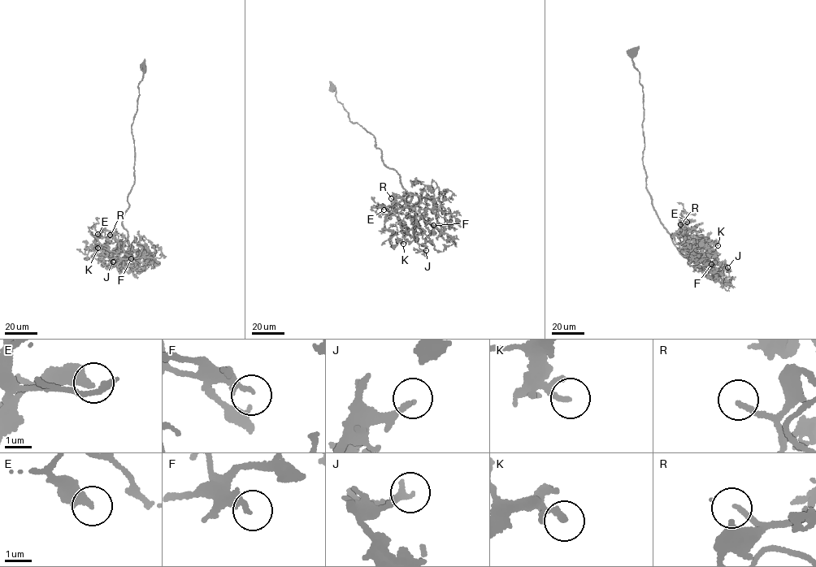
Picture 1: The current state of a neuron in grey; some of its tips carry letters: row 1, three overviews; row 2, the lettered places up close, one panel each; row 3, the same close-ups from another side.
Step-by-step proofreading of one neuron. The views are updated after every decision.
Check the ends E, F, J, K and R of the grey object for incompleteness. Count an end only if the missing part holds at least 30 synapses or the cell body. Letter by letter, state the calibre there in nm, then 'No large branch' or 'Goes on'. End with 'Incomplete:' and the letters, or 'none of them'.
E: Thickness 360 nm. Goes on
F: Thickness 240 nm. No large branch
J: Thickness 240 nm. No large branch
K: Thickness 200 nm. No large branch
R: Thickness 170 nm. Goes on
Incomplete: E, R

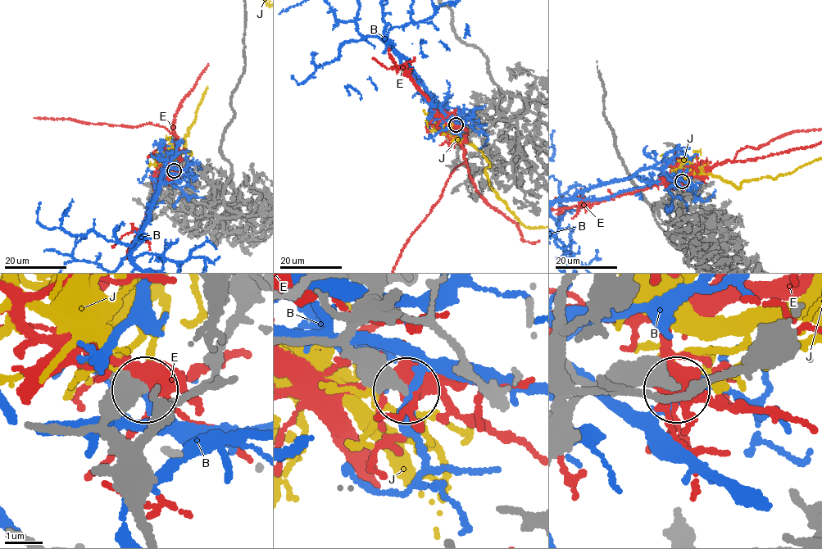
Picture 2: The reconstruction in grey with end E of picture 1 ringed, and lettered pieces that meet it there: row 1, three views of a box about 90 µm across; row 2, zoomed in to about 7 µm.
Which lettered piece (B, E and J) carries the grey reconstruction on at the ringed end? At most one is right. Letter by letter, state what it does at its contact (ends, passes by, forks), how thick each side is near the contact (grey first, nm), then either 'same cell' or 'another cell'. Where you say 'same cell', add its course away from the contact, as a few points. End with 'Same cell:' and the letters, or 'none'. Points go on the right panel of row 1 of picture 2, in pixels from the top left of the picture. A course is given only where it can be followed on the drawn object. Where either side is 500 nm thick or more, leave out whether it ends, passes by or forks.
B: it passes by; calibres 400 and 280 nm; another cell
E: calibres 600 and 360 nm; another cell
J: calibres 600 and 140 nm; another cell
Same cell: none

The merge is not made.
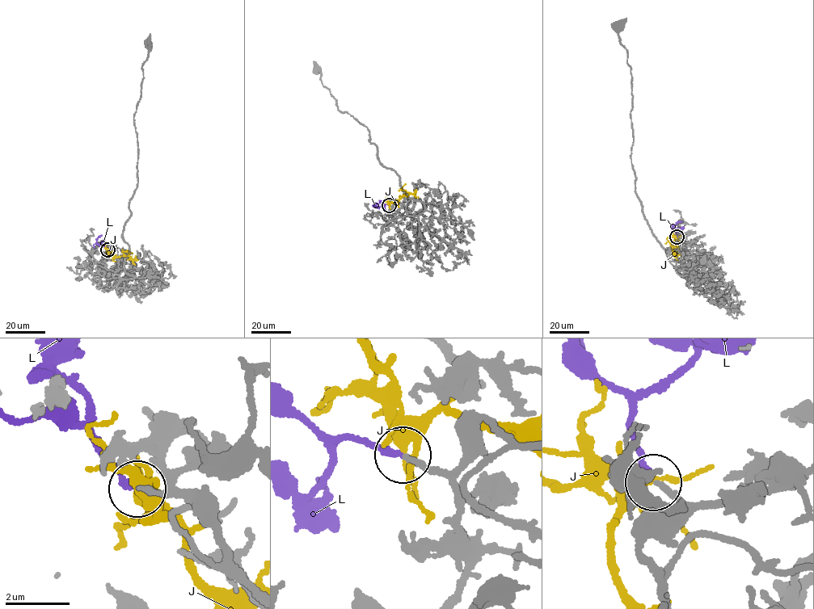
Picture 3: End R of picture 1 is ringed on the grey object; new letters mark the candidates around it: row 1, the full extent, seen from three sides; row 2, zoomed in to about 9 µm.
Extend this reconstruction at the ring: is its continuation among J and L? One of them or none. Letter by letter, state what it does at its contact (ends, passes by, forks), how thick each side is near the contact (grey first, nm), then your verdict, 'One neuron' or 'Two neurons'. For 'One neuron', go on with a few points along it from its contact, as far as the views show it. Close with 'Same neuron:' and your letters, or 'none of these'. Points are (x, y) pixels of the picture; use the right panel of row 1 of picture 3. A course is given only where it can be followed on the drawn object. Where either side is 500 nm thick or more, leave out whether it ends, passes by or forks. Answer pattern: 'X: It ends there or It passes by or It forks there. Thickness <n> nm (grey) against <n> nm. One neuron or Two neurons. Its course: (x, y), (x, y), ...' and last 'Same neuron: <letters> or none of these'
J: It forks there. Thickness 170 nm (grey) against 240 nm. Two neurons
L: It ends there. Thickness 170 nm (grey) against 200 nm. One neuron. Its course: (677, 237), (672, 229), (681, 221)
Same neuron: L

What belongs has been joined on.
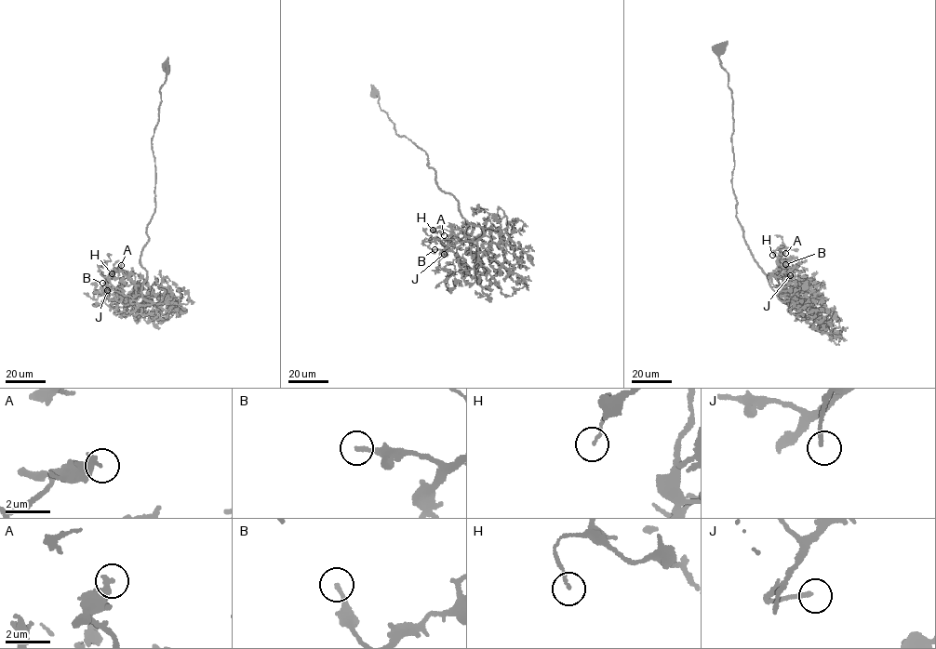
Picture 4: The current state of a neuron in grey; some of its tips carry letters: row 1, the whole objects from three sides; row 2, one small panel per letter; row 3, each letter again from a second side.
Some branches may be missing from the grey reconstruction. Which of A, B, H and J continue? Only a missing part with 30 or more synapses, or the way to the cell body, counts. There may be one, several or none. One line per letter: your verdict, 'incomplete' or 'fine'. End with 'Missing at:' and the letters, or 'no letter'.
A: fine
B: incomplete
H: fine
J: incomplete
Missing at: B, J

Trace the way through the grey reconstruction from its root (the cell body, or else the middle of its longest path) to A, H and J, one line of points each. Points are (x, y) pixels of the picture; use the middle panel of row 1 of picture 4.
A: (374, 92), (395, 134), (426, 152), (439, 188), (484, 233), (472, 242), (461, 229), (444, 229), (444, 235)
H: (374, 92), (395, 134), (426, 152), (439, 188), (484, 234), (472, 242), (461, 229), (433, 230)
J: (374, 92), (395, 134), (426, 152), (439, 188), (483, 231), (477, 240), (452, 243), (444, 254)

